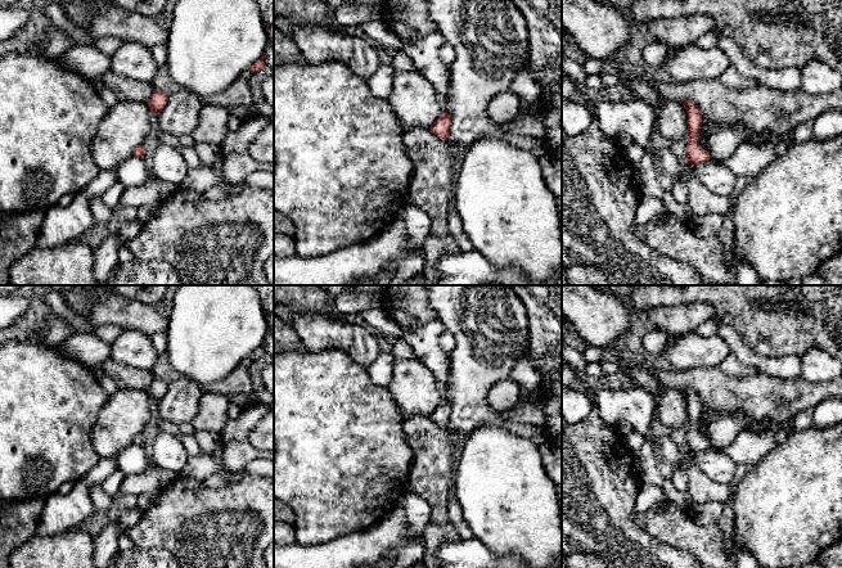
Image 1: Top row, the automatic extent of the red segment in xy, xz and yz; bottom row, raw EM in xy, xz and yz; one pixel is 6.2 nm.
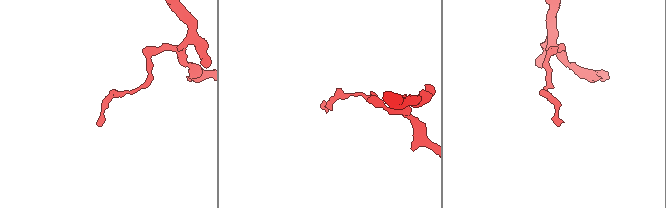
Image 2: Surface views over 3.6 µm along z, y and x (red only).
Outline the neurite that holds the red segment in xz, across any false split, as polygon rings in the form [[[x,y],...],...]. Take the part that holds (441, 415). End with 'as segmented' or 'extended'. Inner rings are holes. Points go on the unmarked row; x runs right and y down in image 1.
[[[443,400],[431,414],[431,418],[442,428],[447,428],[450,424],[450,411],[451,404],[447,400]]] | as segmented

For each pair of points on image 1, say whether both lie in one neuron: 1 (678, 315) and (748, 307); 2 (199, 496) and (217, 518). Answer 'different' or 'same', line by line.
1: different
2: same

